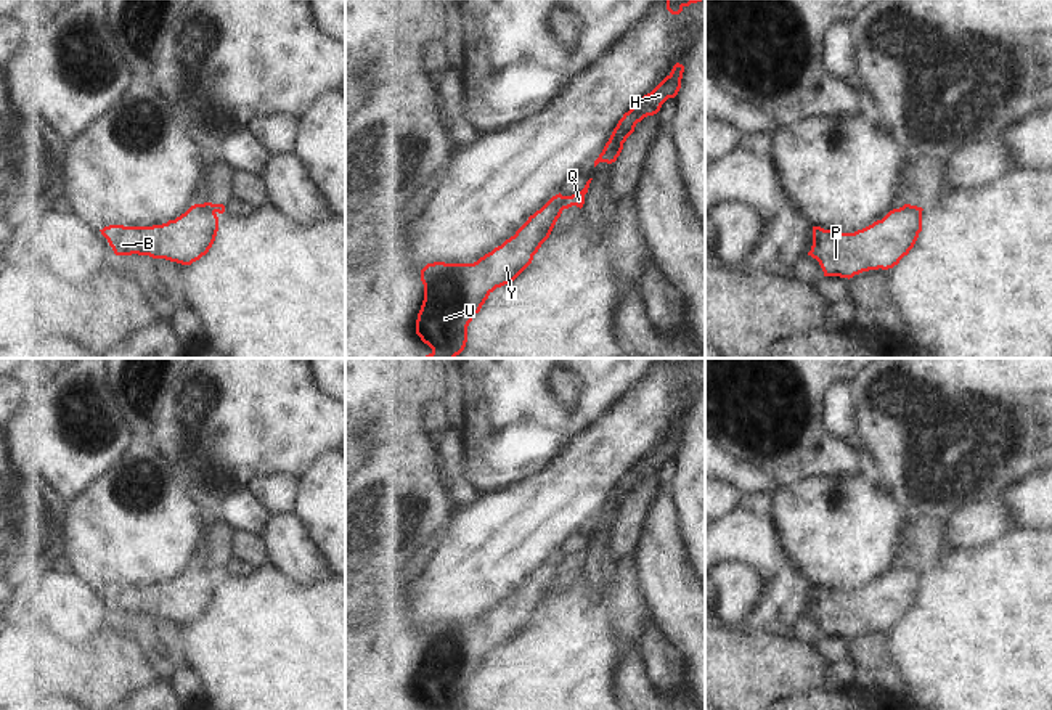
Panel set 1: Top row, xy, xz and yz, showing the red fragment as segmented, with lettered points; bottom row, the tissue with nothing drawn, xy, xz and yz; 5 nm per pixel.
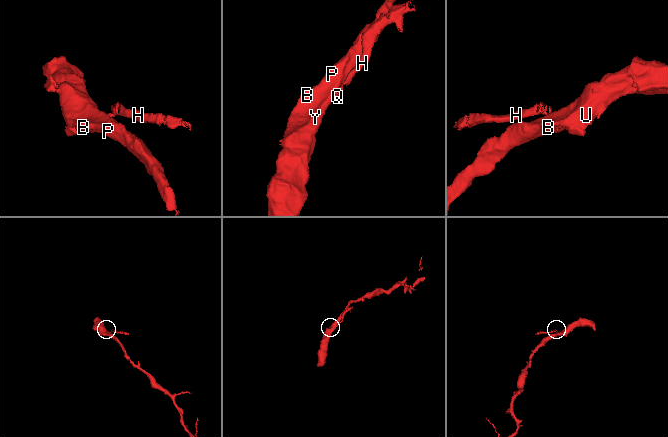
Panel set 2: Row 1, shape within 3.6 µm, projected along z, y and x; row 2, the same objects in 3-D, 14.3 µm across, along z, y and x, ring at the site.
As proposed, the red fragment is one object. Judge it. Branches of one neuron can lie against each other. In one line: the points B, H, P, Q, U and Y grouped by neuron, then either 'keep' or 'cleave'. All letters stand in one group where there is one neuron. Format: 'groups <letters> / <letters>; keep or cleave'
groups B P U Y / H Q; cleave

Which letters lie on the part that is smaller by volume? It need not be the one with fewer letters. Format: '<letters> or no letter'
H, Q

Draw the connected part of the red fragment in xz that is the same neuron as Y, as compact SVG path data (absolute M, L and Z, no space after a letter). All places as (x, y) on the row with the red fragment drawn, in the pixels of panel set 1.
M553 196L506 239L474 263L427 263L421 270L424 300L416 334L432 352L422 358L455 358L467 342L467 326L488 296L512 283L549 238L564 210L564 196Z

